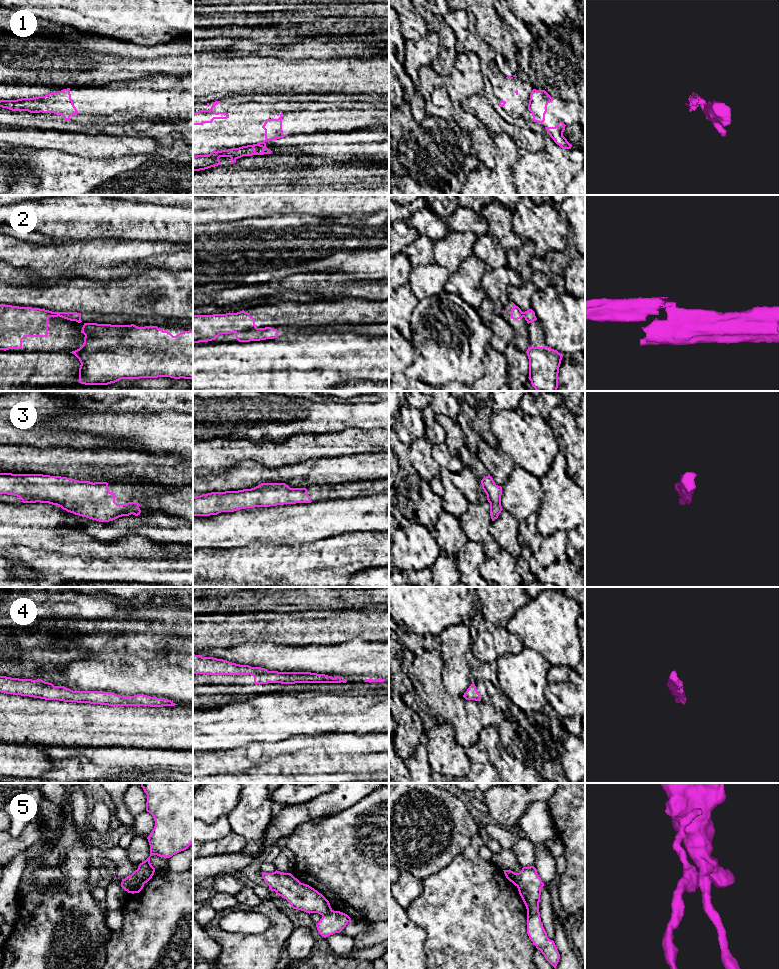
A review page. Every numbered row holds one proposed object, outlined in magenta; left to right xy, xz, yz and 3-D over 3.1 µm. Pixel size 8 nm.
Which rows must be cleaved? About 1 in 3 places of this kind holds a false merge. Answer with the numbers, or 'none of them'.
1, 2, 5

